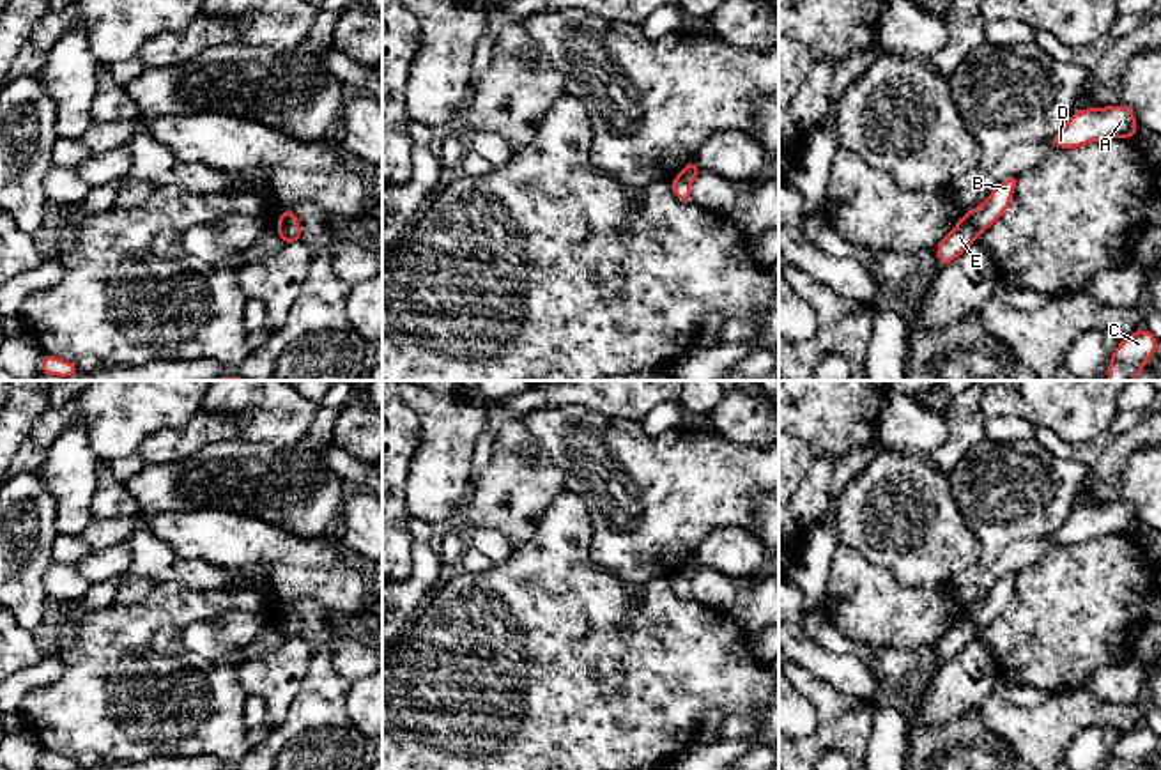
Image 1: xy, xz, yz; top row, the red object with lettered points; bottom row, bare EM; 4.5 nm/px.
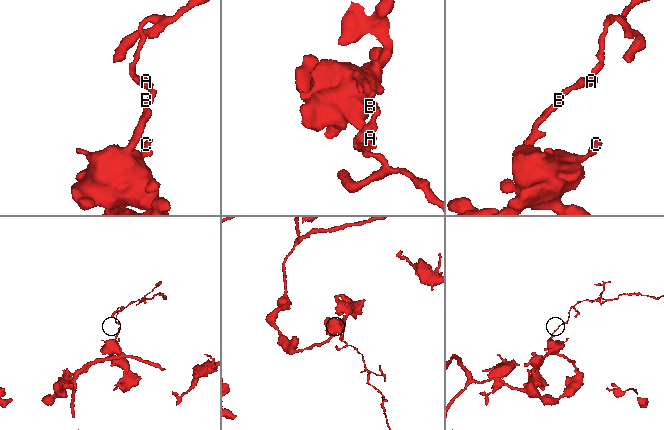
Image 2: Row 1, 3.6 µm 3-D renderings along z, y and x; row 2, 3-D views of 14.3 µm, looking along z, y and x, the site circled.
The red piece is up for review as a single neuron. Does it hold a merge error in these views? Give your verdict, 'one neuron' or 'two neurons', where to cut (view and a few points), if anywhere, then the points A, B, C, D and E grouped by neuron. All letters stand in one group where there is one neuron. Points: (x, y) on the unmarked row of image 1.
one neuron; cut none; groups A B C D E

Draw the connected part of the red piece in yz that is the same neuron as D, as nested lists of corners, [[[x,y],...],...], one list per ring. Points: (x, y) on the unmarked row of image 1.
[[[1104,503],[1074,508],[1050,538],[1057,545],[1076,545],[1103,535],[1136,535],[1138,520],[1129,503]]]

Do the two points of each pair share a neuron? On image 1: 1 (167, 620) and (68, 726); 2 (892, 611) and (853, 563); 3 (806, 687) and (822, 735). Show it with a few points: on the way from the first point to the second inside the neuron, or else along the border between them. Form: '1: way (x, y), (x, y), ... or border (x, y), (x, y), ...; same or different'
1: way (137, 645), (124, 648), (124, 668), (98, 696); same
2: way (880, 599), (857, 576); same
3: way (818, 698), (825, 705), (825, 723); same

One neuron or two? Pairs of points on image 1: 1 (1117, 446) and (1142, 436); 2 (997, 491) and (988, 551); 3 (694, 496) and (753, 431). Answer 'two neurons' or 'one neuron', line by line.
1: one neuron
2: one neuron
3: two neurons

